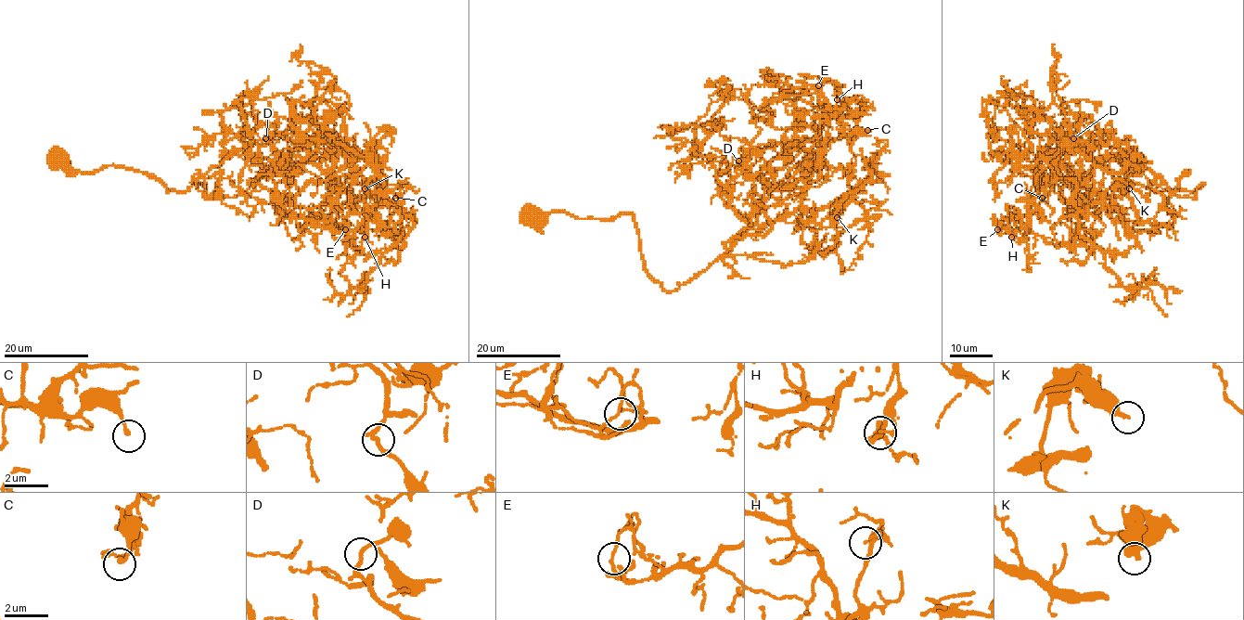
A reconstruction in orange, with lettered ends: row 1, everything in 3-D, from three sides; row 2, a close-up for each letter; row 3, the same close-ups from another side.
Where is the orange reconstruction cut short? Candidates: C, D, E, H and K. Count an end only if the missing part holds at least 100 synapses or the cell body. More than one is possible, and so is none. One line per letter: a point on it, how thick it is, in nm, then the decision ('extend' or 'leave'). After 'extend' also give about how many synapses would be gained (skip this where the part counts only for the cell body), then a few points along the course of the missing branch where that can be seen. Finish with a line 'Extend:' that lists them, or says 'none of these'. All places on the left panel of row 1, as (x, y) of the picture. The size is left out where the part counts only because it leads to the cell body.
C: (395, 198) | 190 nm | leave
D: (265, 138) | 140 nm | leave
E: (345, 229) | 110 nm | leave
H: (365, 237) | 140 nm | leave
K: (365, 188) | 320 nm | leave
Extend: none of these

